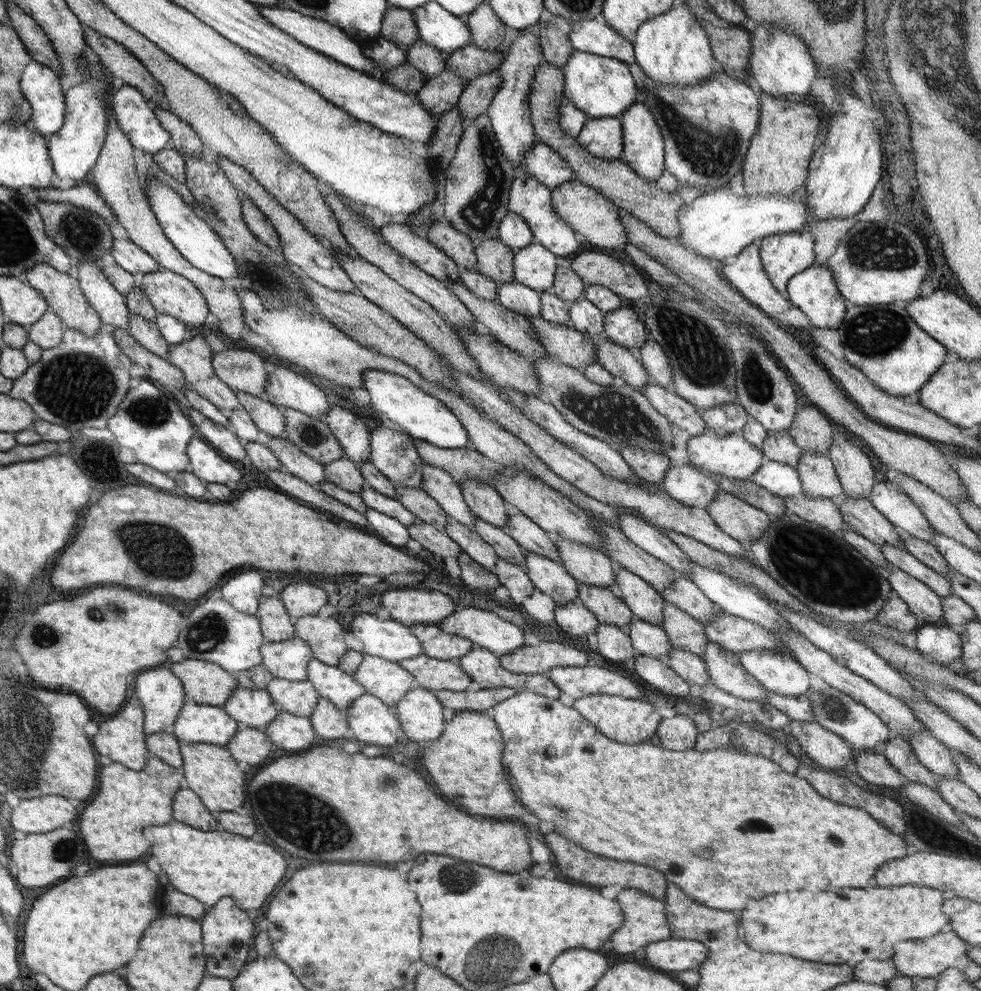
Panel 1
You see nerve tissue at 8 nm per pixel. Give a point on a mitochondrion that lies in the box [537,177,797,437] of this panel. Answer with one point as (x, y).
(697, 354)

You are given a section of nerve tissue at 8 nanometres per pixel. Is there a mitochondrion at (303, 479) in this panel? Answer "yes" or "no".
no

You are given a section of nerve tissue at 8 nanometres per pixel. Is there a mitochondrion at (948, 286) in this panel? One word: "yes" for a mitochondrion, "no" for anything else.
no

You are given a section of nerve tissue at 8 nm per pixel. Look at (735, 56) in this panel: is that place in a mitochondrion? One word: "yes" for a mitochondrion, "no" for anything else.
no

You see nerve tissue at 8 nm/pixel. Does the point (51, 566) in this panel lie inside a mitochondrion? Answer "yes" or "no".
no

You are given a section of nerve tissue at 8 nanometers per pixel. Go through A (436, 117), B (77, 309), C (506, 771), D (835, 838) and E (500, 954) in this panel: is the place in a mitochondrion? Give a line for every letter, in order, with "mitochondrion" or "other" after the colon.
A: other
B: other
C: other
D: mitochondrion
E: mitochondrion

